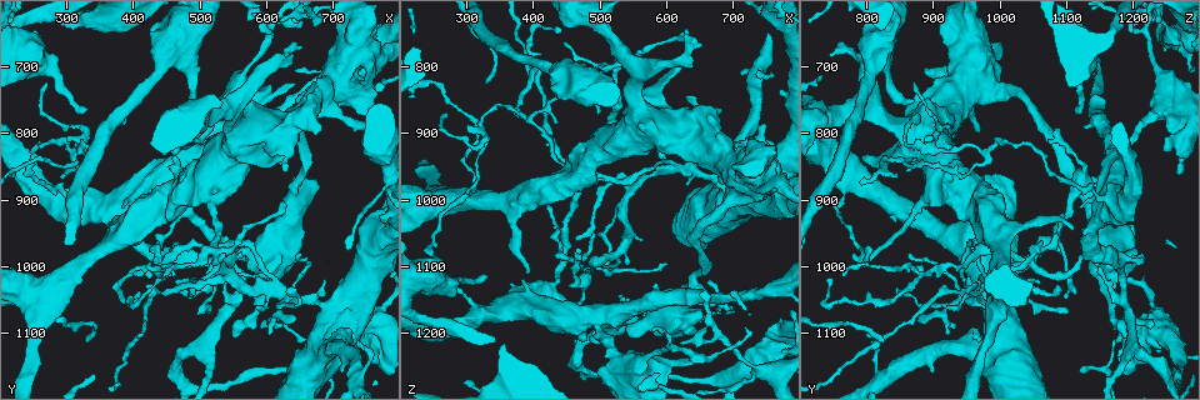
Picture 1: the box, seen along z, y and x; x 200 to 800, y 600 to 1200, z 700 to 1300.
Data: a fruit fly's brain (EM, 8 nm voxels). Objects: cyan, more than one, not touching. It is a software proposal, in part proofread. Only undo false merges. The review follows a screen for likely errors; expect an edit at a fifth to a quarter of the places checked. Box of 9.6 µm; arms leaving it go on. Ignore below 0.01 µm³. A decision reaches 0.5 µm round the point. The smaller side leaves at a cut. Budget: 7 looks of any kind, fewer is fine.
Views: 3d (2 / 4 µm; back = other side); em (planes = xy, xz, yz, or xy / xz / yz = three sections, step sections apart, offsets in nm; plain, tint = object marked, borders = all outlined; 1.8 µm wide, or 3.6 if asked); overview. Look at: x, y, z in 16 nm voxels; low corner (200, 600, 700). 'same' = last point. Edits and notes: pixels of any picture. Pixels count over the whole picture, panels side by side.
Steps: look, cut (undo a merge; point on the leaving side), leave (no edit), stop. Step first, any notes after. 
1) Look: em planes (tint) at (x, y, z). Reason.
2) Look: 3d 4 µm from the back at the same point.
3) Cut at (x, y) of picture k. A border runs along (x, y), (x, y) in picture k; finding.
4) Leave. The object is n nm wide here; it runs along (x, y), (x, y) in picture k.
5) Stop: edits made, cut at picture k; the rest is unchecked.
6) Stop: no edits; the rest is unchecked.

Look: em 3.6 µm yz step 4 (tint) at (455, 675, 815). Thick turns thin.

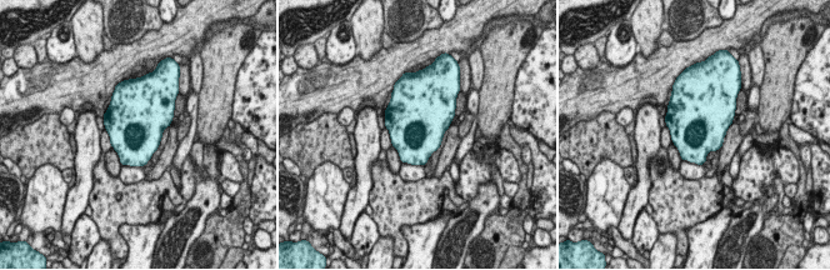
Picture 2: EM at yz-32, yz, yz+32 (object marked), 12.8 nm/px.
Look: em 3.6 µm planes (borders) at the same point.

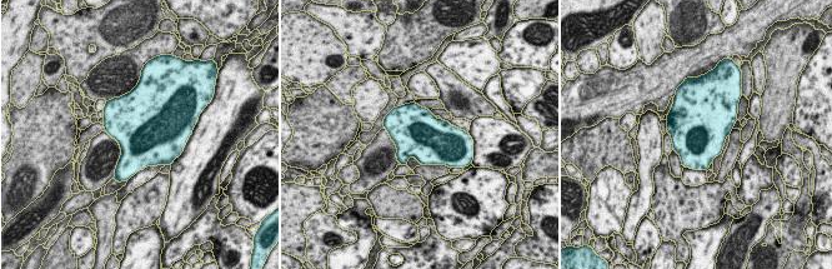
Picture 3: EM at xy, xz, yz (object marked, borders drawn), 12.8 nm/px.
Leave. The object is 650 nm wide here; one neuron here.

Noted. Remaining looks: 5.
Look: 3d 2 µm at (520, 985, 805).

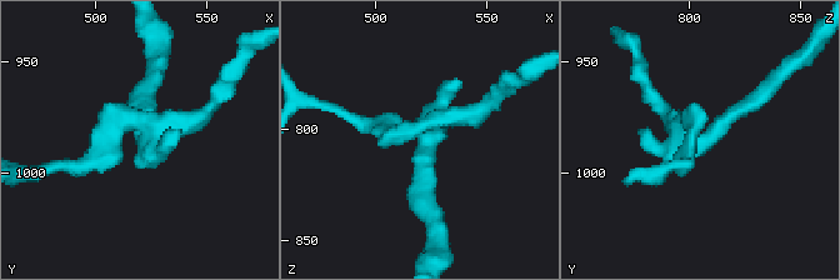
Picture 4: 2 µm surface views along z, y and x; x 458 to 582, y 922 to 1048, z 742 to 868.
Look: em yz step 4 (tint) at (523, 986, 803). Now the EM.

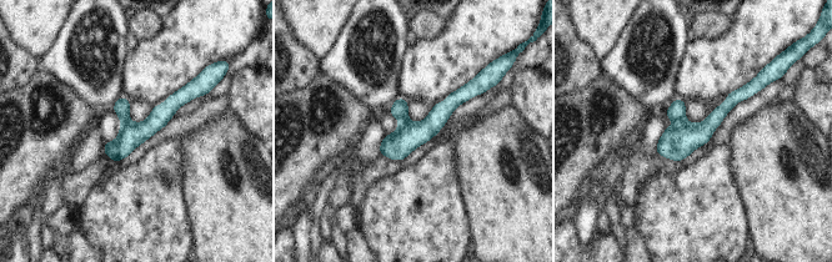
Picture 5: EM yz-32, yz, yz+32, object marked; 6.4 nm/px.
Look: em planes (tint) at the same point.

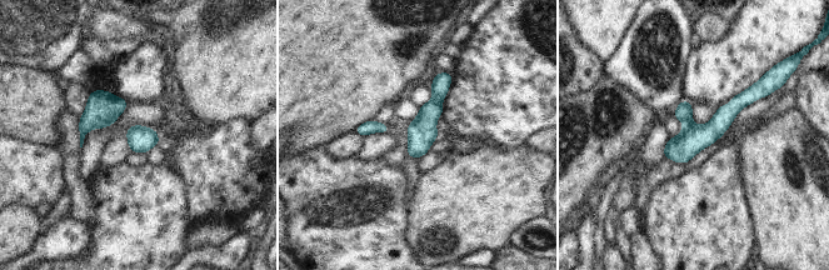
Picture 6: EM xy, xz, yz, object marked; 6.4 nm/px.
Leave. It runs along (755, 88), (705, 135), (665, 153) in picture 6; one neuron here.

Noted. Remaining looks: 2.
Look: em 3.6 µm xy step 4 (tint) at (580, 1000, 1180). Abrupt turn.

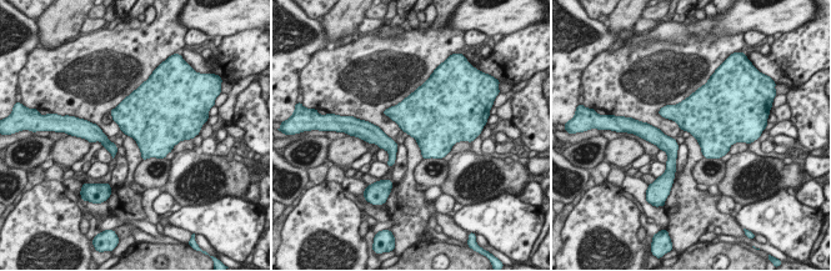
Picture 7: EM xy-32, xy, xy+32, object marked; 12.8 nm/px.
Look: em 3.6 µm planes (tint) at the same point.

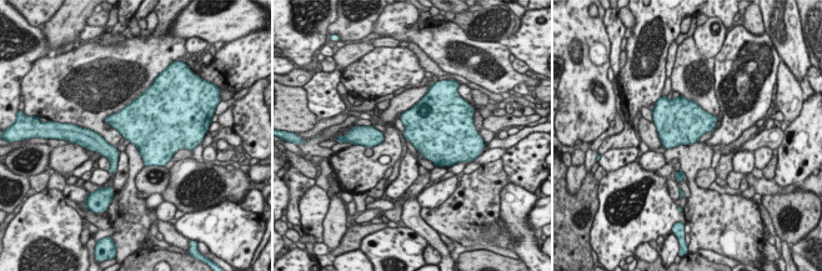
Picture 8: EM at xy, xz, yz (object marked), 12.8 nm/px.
Leave. The object is 420 nm wide here; one neuron here.

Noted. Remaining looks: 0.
Stop: no edits; the rest is unchecked.

